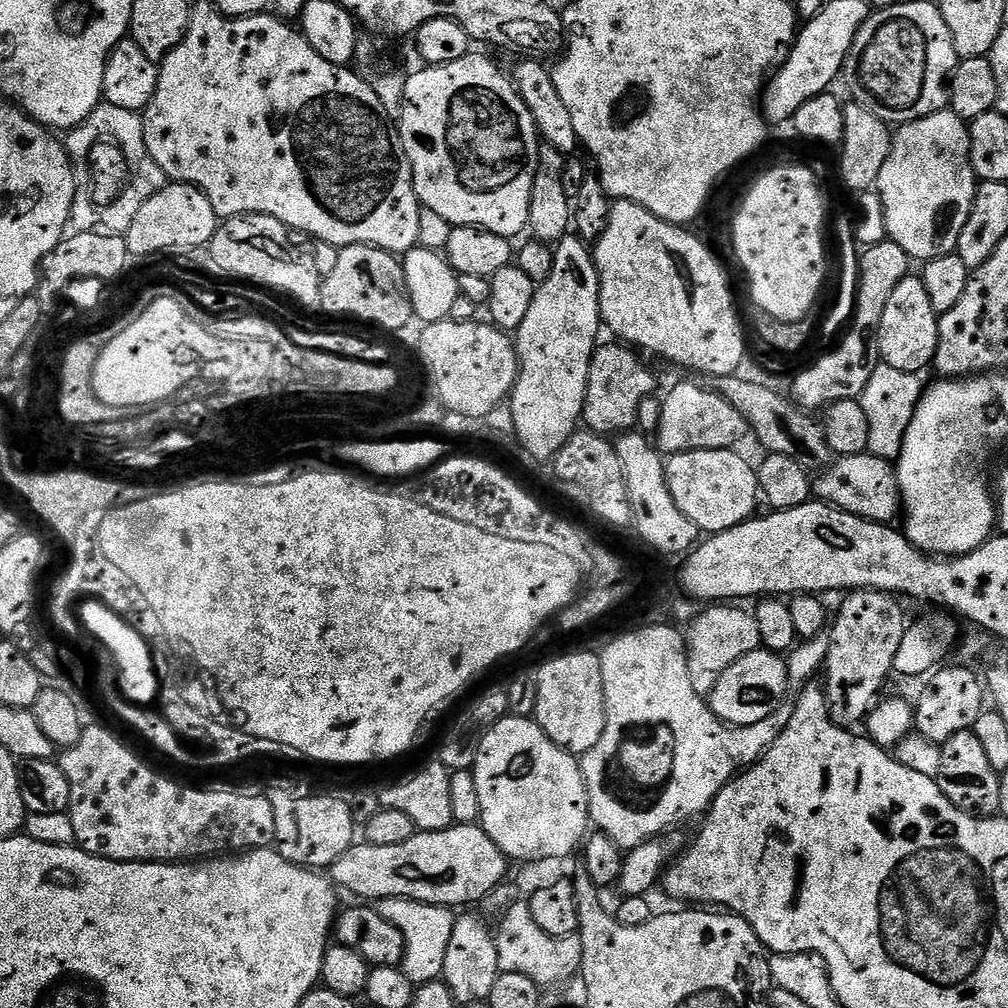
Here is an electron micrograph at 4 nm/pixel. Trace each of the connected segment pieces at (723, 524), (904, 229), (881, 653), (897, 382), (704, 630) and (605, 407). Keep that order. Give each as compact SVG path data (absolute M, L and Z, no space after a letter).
M732 448L673 452L665 459L664 473L678 510L704 534L725 532L753 519L752 511L762 500L757 469Z
M951 110L899 125L875 191L884 207L887 239L898 242L913 261L927 262L955 253L962 226L974 204L978 177L970 158L969 125Z
M866 588L849 591L845 596L848 597L841 602L840 613L837 616L835 613L830 624L830 650L822 668L825 673L828 671L826 703L832 721L842 728L851 729L856 726L852 724L859 725L872 711L888 675L893 675L898 646L902 646L906 619L904 620L904 608L900 605L903 603L891 592L878 592L874 588Z
M880 362L873 368L870 374L870 382L866 382L866 390L862 390L860 395L860 405L866 414L866 426L870 430L868 439L868 451L872 455L883 460L897 461L900 458L902 442L906 438L906 430L910 426L910 418L914 418L914 410L918 406L921 394L926 387L925 381L920 381L921 377L915 372L906 370L894 370L894 366Z
M708 606L696 620L686 628L688 645L688 669L690 682L698 694L707 697L712 688L746 654L757 651L761 647L758 622L751 611L743 612L740 606Z
M612 342L597 347L590 362L590 374L586 386L583 423L599 434L619 434L636 428L638 406L657 390L656 376L635 356L631 347Z

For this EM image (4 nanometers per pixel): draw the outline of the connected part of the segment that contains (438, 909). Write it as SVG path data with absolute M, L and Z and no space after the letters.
M390 898L375 905L376 912L386 918L398 930L404 939L404 958L402 970L413 986L428 984L431 980L441 979L446 950L450 946L450 934L456 925L453 909L439 904L423 904L417 900L399 900Z

